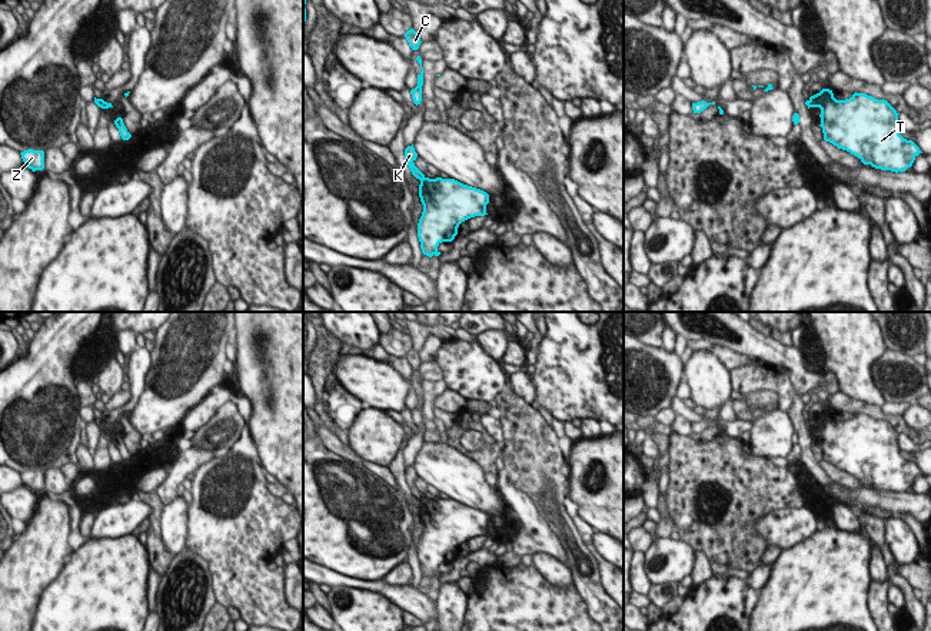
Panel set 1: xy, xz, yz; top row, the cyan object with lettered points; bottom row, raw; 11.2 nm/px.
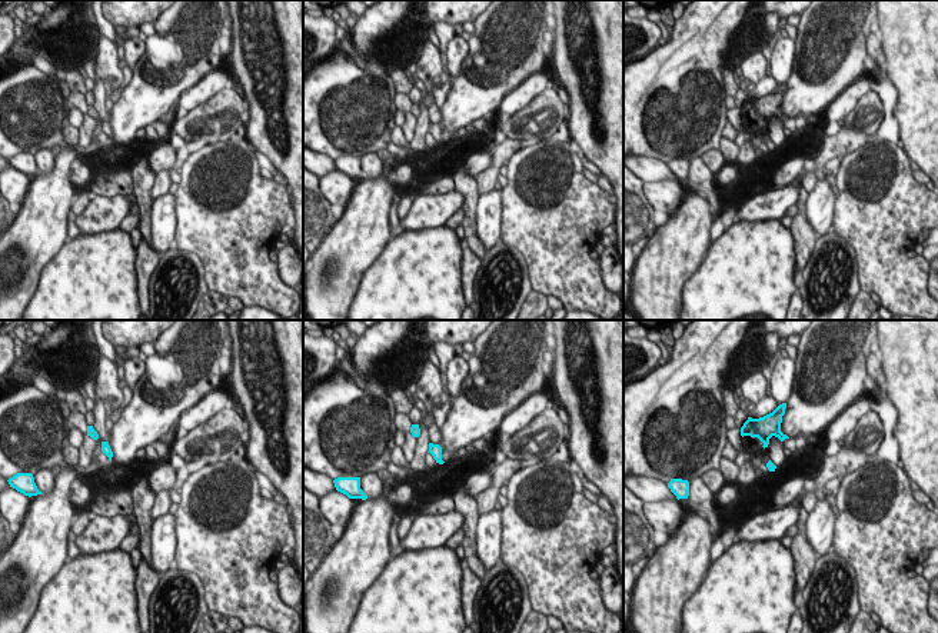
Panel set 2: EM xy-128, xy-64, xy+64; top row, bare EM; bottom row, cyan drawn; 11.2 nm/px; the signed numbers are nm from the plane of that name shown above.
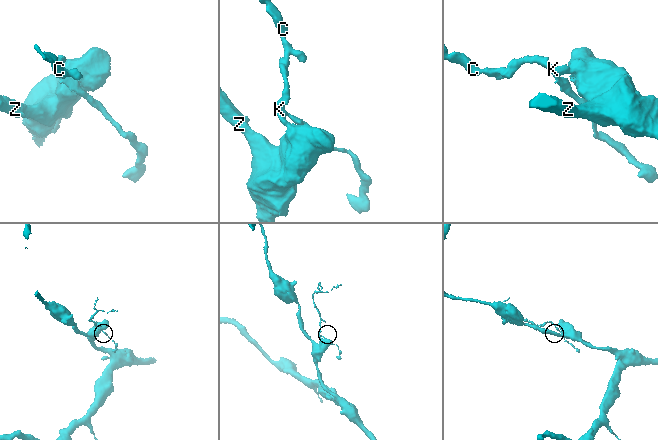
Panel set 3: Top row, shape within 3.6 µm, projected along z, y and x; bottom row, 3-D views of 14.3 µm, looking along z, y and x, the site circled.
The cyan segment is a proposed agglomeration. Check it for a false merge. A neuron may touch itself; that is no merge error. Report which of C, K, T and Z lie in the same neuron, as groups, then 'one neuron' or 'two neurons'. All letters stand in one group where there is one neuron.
C K / T Z | two neurons

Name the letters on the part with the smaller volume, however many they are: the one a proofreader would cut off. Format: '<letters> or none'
C, K

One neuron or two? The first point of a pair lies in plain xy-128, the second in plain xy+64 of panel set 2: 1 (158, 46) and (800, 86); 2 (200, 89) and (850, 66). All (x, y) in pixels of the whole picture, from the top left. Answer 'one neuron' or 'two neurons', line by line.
1: one neuron
2: two neurons

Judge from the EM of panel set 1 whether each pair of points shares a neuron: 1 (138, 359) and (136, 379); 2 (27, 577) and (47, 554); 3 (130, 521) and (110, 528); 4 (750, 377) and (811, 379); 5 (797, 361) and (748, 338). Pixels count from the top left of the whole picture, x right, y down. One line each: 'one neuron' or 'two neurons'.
1: one neuron
2: one neuron
3: one neuron
4: two neurons
5: one neuron

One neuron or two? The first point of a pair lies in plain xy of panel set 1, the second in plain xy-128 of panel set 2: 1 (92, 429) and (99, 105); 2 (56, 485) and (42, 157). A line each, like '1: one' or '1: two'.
1: two
2: one

